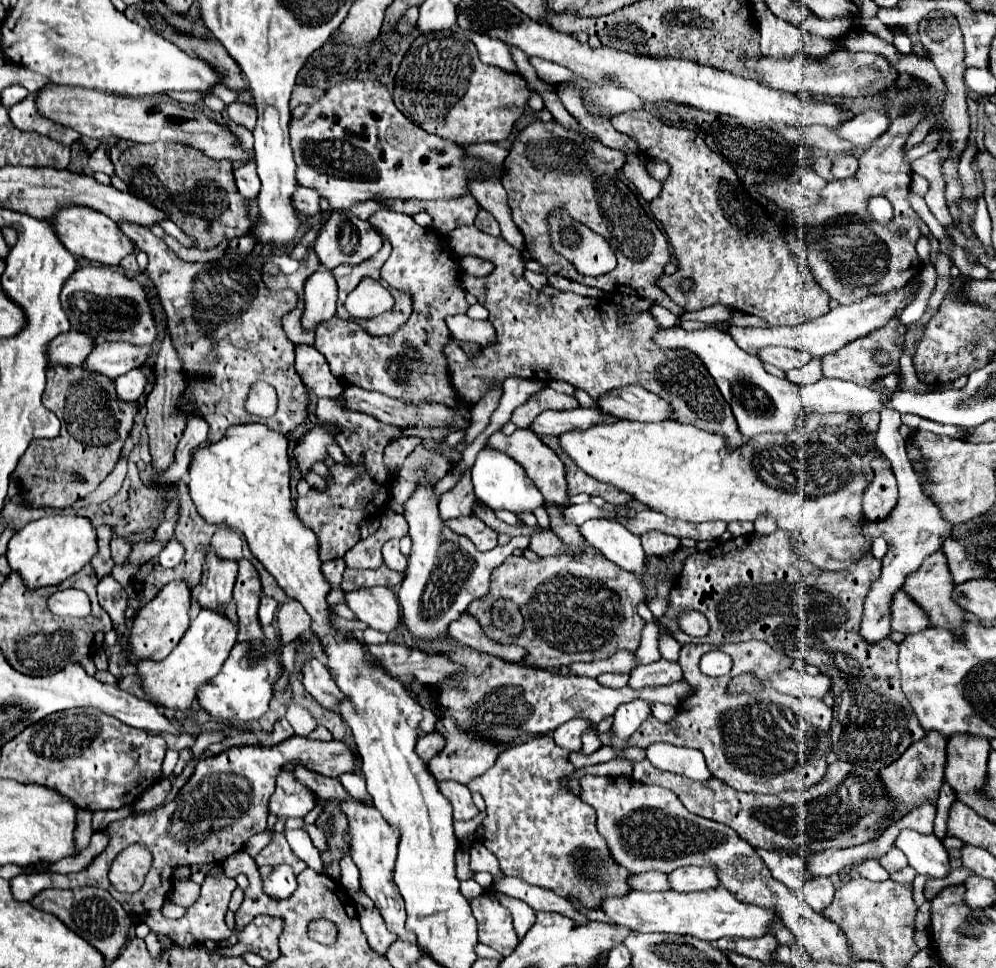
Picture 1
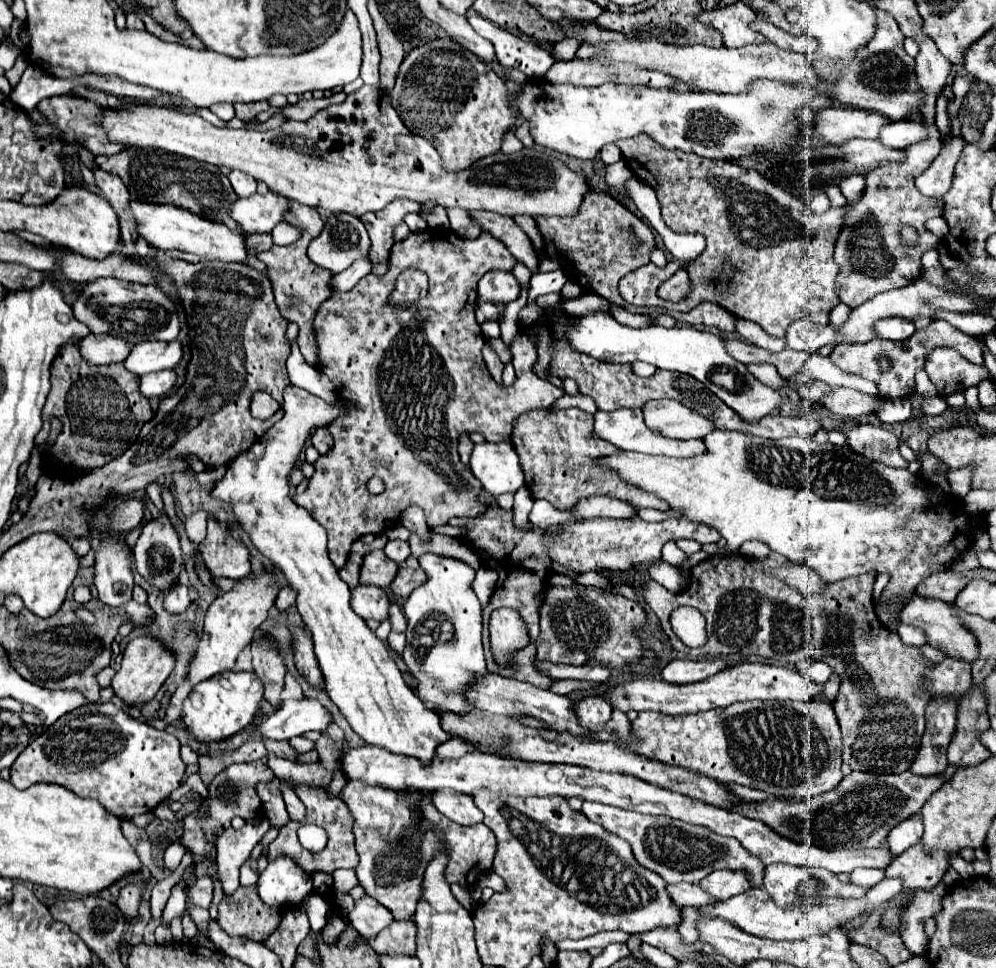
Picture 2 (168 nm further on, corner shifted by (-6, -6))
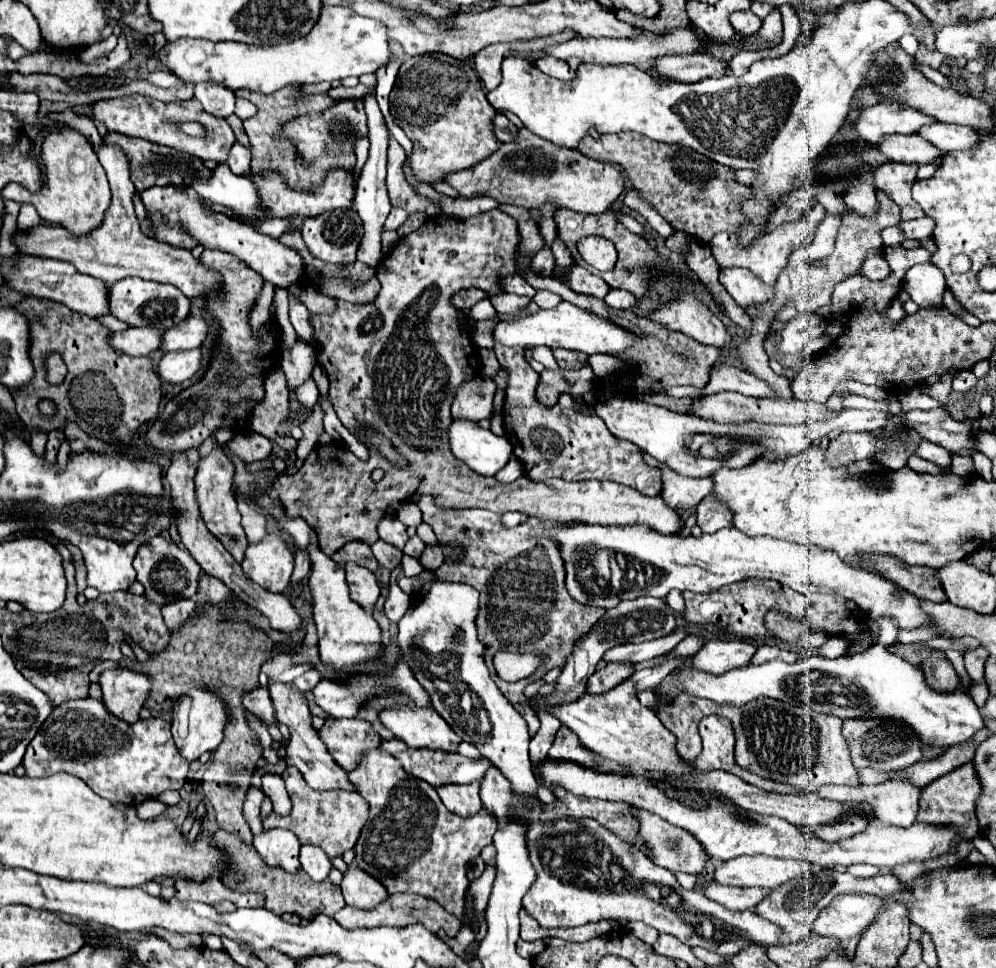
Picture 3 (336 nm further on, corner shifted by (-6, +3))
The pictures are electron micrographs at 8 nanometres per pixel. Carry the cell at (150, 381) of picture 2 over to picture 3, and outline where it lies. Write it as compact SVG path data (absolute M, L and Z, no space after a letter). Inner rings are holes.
M194 348L194 350L178 350L178 352L170 352L164 354L160 364L158 364L158 374L162 380L170 382L170 384L178 384L184 382L188 378L192 378L202 366L202 350Z

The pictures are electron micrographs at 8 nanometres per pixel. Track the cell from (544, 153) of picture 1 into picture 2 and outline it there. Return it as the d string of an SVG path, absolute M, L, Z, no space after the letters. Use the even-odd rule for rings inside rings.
M590 189L586 193L586 199L582 199L578 207L578 213L570 219L538 215L534 217L534 221L544 239L546 257L558 261L560 269L572 283L578 283L582 289L602 295L610 303L616 303L630 313L652 311L626 303L618 293L618 281L630 271L636 271L638 267L650 263L650 255L656 249L654 233L640 217L636 217L628 207L616 201L608 191Z

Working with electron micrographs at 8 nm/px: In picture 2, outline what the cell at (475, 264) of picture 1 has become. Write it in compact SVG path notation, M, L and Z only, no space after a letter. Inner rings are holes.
M488 271L478 283L478 301L510 303L518 297L520 283L510 271Z

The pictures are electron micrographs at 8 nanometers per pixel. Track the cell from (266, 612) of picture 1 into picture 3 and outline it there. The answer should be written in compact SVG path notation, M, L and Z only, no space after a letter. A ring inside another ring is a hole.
M296 550L296 566L294 566L294 574L292 574L292 584L298 584L300 580L306 578L306 574L310 572L310 556L304 554L304 550Z

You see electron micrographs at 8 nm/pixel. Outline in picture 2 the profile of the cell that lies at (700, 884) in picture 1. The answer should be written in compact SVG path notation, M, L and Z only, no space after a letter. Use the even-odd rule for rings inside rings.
M714 871L708 877L704 877L702 881L698 881L698 885L708 895L714 895L714 899L718 899L718 901L730 899L730 897L740 895L750 889L746 875L740 871Z

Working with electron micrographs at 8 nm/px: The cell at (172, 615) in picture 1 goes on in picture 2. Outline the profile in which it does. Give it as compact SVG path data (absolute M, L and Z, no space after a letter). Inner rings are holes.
M146 635L146 637L138 637L134 641L130 641L124 649L124 657L120 663L118 673L112 679L112 689L114 693L126 703L126 705L142 705L146 701L150 701L158 689L162 687L162 683L166 681L166 677L172 673L174 669L174 651L168 649L168 645L154 637L154 635Z

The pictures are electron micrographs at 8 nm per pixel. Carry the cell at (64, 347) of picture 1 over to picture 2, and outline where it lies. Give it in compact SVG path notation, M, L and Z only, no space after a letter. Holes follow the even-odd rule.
M86 335L78 343L82 359L94 365L110 365L120 363L128 357L130 349L124 339L118 339L114 335Z

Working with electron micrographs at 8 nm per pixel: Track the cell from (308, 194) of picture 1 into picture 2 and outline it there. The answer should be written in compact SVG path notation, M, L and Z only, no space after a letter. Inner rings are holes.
M254 193L246 199L238 199L232 207L232 219L248 233L268 233L280 223L290 207L290 199L278 193Z

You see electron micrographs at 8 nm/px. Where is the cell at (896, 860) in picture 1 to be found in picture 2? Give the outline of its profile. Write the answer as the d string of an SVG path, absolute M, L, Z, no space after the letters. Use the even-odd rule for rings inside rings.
M884 877L876 887L872 887L868 891L868 895L864 899L830 897L830 899L822 899L820 905L810 905L806 911L802 911L798 905L794 905L794 907L778 907L774 903L774 899L770 899L770 895L766 895L764 889L752 889L752 891L744 891L742 895L730 897L726 901L710 903L710 907L696 907L696 911L698 911L700 917L726 919L728 923L734 923L738 929L742 929L742 931L746 931L750 935L756 935L756 937L774 939L774 941L802 941L802 939L808 939L810 935L824 935L836 925L838 927L846 925L854 917L864 915L864 913L872 911L874 907L882 905L884 901L892 899L894 895L898 895L898 891L902 891L902 883L898 883L898 879Z

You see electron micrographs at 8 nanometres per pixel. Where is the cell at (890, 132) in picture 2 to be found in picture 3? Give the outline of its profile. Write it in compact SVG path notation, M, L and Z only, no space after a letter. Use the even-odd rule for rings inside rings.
M932 124L924 126L918 132L922 138L930 140L934 146L938 146L942 152L952 152L952 150L970 150L980 142L980 134L968 126L958 126L958 124Z

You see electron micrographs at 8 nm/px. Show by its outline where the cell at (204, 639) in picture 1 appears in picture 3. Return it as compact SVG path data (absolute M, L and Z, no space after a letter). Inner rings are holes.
M266 534L260 542L248 544L242 570L248 572L252 582L260 584L268 592L280 594L286 590L294 570L294 550L284 538Z

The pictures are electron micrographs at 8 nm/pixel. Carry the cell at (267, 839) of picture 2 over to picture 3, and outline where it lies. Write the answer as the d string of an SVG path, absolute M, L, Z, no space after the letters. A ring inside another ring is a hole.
M264 772L262 776L262 792L266 796L270 796L272 804L274 804L274 812L276 814L288 814L292 804L290 804L290 798L284 790L284 782L278 774L272 774L272 772Z

